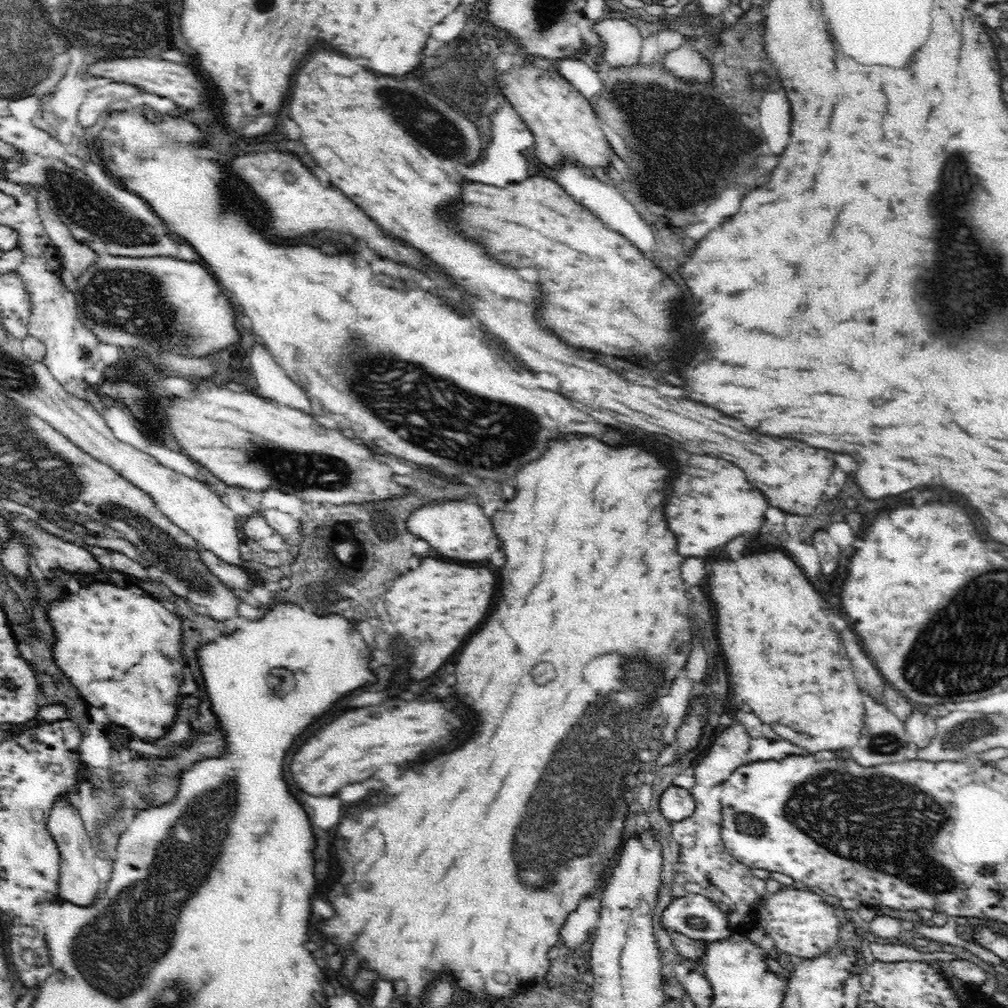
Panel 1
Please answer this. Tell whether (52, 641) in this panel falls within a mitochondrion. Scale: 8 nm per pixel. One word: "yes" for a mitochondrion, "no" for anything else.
no

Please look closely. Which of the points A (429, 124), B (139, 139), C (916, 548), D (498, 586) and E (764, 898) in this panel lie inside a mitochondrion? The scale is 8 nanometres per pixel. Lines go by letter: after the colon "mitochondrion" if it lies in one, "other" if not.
A: mitochondrion
B: other
C: other
D: other
E: other

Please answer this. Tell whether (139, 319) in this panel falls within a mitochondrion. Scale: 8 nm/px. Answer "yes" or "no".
yes

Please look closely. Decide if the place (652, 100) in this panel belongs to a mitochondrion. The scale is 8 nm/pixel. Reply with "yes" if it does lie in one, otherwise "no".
yes

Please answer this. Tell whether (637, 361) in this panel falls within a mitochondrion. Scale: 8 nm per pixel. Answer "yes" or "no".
no

